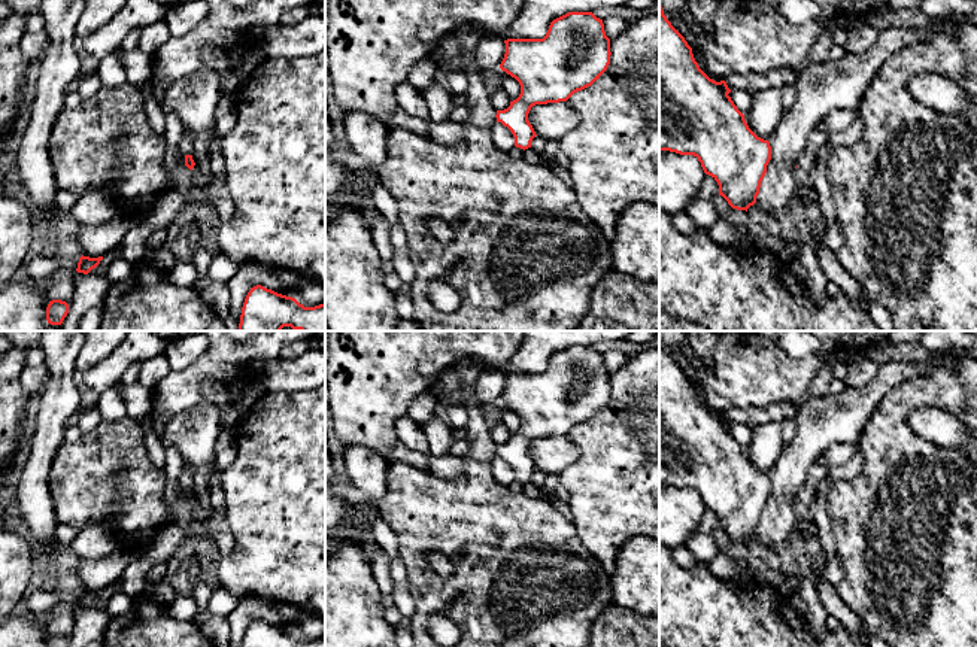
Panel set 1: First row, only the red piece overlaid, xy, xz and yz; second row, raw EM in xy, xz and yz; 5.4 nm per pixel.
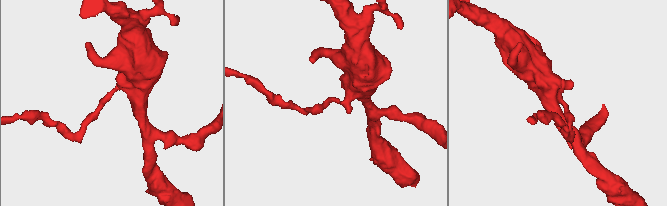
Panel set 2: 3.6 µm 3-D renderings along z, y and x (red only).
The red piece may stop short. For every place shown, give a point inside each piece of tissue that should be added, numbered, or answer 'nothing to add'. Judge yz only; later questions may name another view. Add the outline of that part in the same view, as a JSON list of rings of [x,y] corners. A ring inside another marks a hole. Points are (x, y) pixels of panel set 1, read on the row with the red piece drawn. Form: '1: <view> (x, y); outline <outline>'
nothing to add

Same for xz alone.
nothing to add

